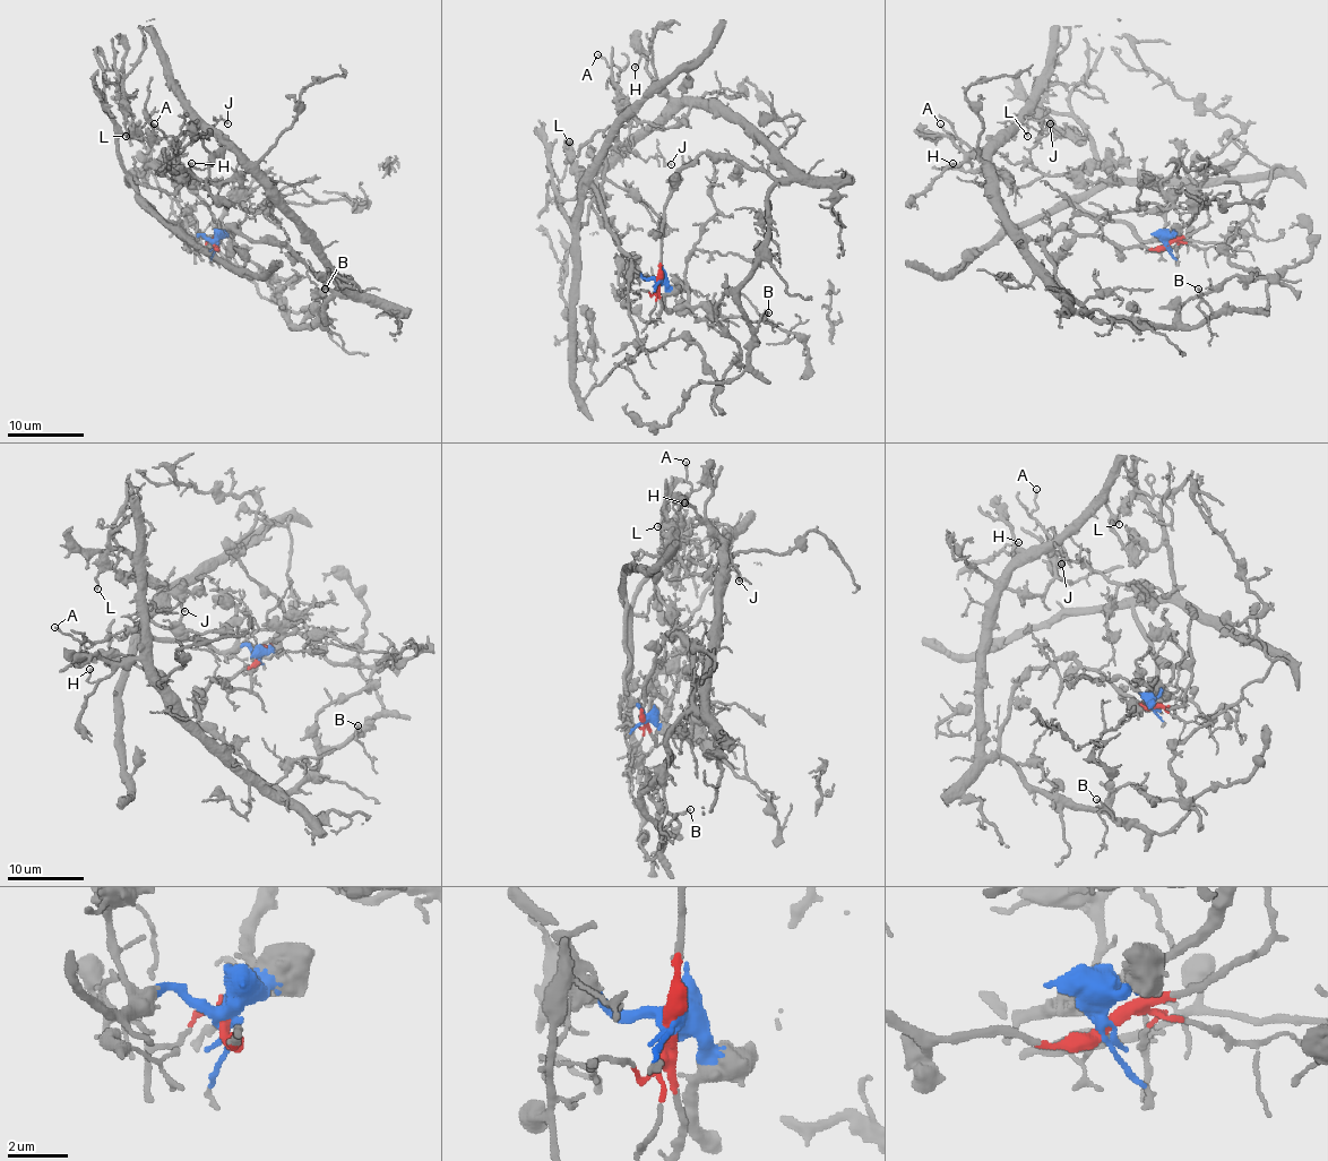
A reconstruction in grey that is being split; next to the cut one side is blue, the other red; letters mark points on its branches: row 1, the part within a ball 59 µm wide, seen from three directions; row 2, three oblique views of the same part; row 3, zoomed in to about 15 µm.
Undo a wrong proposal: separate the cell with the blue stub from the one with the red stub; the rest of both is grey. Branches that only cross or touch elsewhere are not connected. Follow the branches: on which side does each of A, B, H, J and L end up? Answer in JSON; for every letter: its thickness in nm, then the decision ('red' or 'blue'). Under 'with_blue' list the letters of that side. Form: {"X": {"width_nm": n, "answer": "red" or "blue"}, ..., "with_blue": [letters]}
{"A": {"width_nm": 120, "answer": "blue"}, "B": {"width_nm": 110, "answer": "red"}, "H": {"width_nm": 110, "answer": "red"}, "J": {"width_nm": 120, "answer": "blue"}, "L": {"width_nm": 140, "answer": "blue"}, "with_blue": ["A", "J", "L"]}

